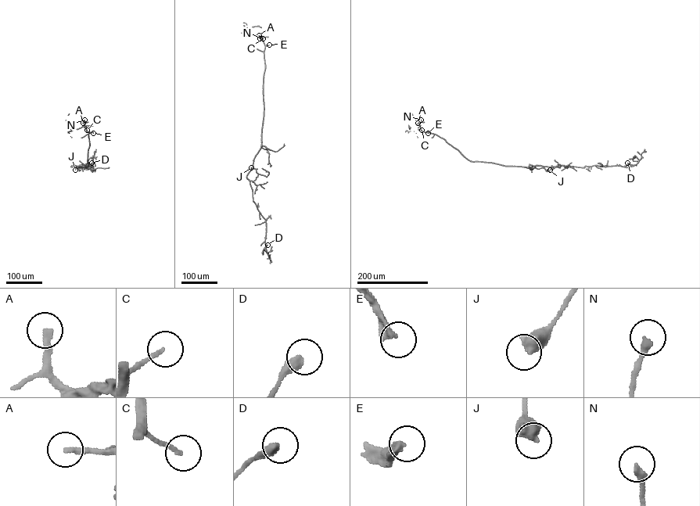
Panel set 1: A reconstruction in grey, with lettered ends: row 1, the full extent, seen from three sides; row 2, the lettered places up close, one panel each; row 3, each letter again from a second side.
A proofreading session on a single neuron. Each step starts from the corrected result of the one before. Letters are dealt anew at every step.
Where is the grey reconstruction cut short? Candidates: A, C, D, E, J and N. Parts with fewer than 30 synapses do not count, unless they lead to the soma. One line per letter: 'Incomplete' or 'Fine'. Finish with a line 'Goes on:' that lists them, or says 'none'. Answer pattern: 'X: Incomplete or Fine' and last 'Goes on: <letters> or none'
A: Incomplete
C: Fine
D: Fine
E: Incomplete
J: Fine
N: Incomplete
Goes on: A, E, N

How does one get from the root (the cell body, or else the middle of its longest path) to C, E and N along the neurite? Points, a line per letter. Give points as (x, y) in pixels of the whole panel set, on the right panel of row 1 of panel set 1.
C: (518, 166), (470, 161), (443, 138), (421, 130)
E: (518, 166), (470, 161), (443, 138), (428, 133)
N: (518, 166), (470, 161), (443, 138), (421, 131), (418, 123), (421, 120)

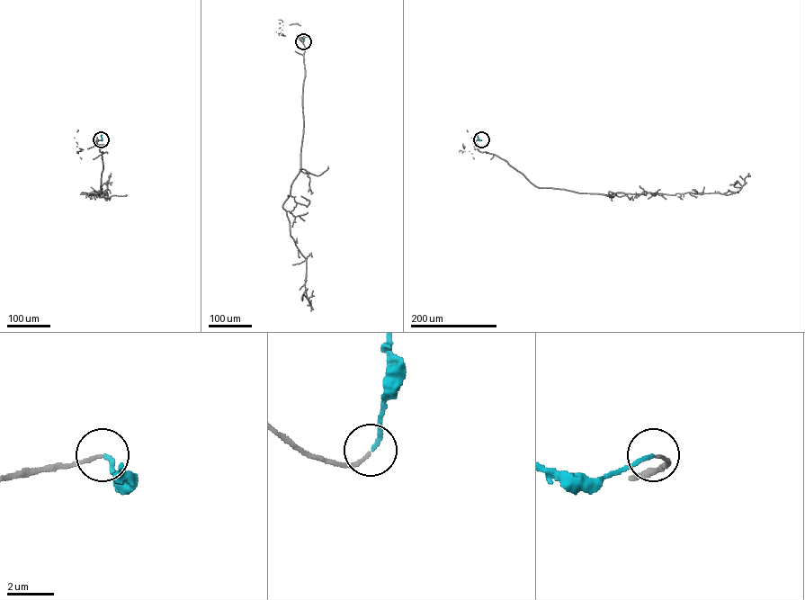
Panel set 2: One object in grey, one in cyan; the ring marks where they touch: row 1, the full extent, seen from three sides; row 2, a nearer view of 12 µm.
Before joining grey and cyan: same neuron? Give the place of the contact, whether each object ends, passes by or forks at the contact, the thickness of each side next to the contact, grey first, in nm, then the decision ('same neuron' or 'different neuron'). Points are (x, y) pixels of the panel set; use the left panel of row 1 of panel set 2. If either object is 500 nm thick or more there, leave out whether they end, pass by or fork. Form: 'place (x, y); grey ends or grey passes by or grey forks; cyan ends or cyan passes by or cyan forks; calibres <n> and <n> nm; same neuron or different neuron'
place (101, 139); grey ends; cyan ends; calibres 140 and 170 nm; same neuron

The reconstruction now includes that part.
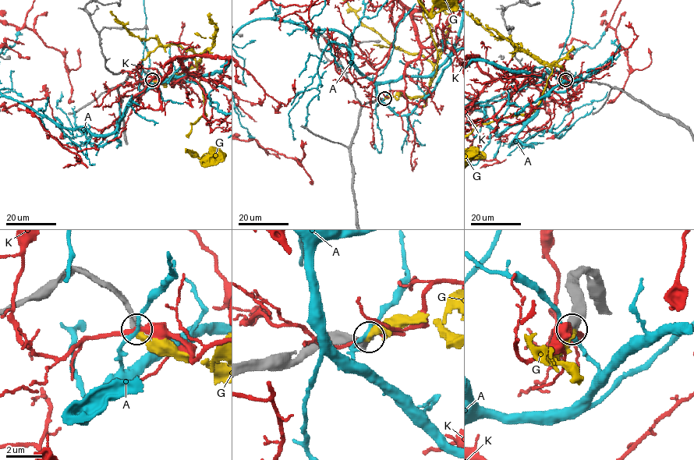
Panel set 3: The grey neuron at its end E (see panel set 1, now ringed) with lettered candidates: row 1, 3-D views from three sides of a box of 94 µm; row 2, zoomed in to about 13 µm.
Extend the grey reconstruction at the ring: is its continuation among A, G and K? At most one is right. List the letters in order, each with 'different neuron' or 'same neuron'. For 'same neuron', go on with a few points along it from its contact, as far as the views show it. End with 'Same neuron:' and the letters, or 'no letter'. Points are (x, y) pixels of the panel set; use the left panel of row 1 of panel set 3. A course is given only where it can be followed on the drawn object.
A: different neuron
G: same neuron
K: different neuron
Same neuron: G

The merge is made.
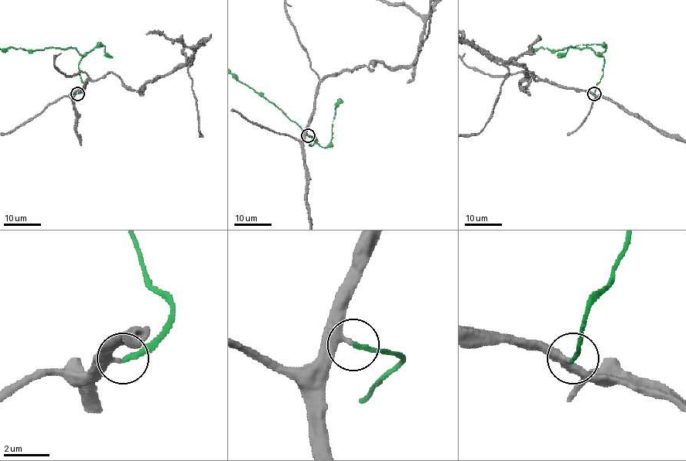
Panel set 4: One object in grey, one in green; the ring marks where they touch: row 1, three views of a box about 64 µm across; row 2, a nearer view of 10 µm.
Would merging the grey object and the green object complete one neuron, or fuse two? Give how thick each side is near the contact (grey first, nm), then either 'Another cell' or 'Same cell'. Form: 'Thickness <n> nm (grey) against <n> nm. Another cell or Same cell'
Thickness 280 nm (grey) against 200 nm. Same cell

